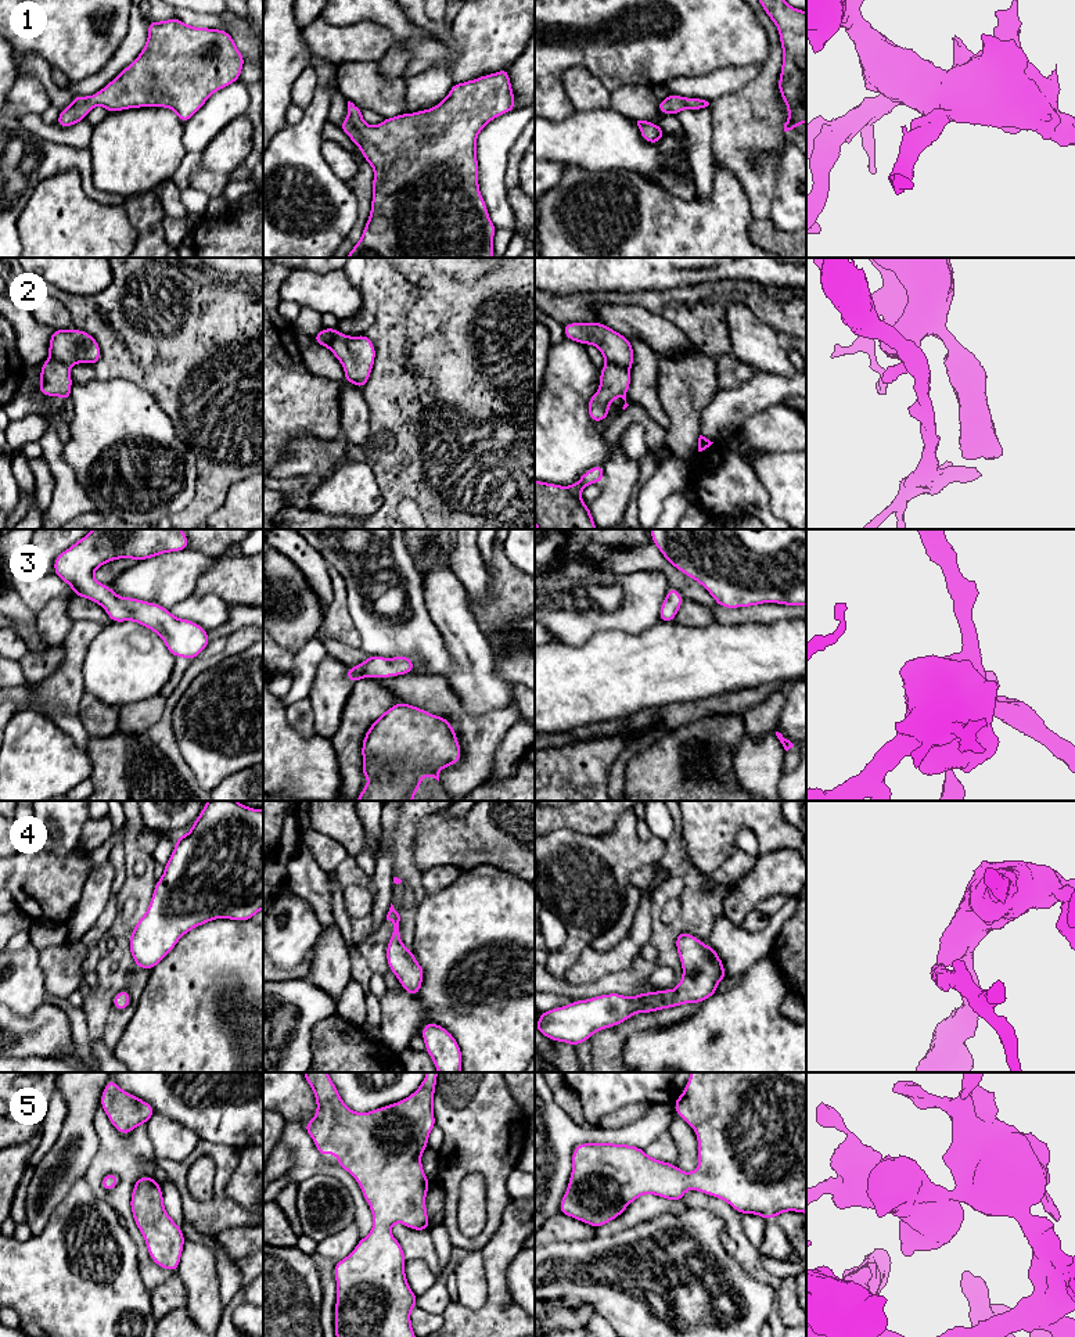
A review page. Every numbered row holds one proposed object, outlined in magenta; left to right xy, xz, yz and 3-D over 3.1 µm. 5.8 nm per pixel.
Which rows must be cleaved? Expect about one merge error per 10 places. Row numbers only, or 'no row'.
no row

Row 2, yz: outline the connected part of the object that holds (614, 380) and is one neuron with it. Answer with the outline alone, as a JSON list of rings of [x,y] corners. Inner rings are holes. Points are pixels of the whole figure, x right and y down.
[[[568,323],[564,324],[564,335],[582,345],[593,344],[607,362],[600,371],[600,388],[587,402],[589,418],[593,423],[608,420],[611,402],[619,395],[625,410],[634,360],[630,341],[603,323]]]

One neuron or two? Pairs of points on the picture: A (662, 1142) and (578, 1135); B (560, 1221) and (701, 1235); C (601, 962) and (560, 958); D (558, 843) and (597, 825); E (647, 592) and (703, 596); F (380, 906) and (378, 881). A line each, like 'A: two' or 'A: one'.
A: two
B: two
C: two
D: two
E: two
F: one

